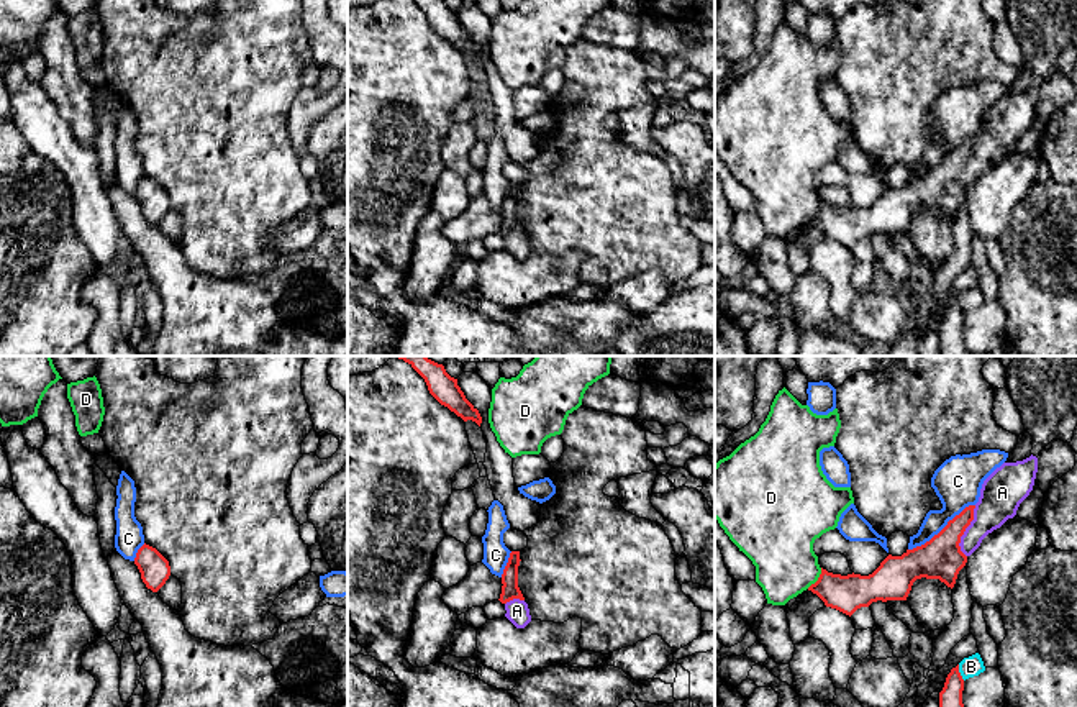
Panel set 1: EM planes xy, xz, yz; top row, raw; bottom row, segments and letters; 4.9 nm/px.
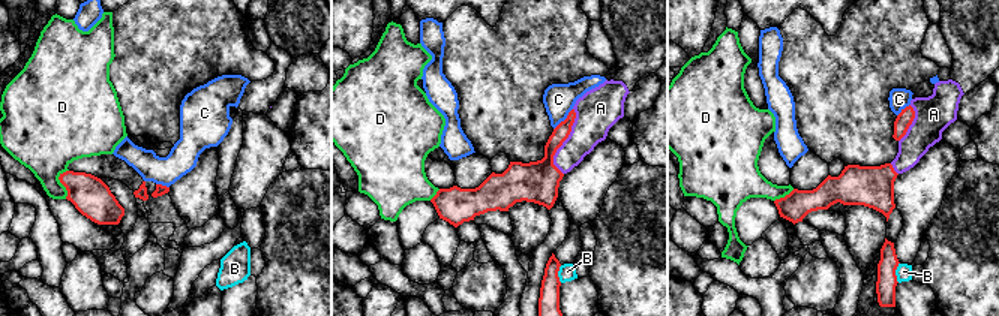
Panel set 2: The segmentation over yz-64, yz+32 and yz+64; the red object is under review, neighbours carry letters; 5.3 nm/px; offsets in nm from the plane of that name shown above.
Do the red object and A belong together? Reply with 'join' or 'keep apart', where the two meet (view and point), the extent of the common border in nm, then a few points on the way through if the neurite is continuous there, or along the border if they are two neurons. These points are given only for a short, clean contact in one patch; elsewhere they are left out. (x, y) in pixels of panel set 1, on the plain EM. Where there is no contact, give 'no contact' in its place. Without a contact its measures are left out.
join | yz (964, 163) | 260 nm | across yz (940, 191), (964, 163), (1000, 128)

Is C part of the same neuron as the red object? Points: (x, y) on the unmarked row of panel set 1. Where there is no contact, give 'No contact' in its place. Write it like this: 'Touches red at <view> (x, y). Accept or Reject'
Touches red at yz (943, 161). Reject

